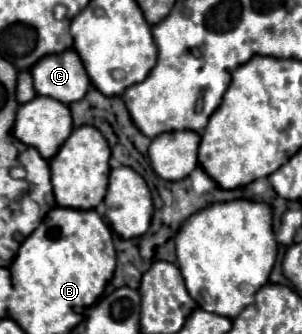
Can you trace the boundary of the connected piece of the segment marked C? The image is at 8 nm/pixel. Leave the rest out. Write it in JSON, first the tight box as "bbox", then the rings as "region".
{"bbox":[32,48,90,104],"region":[[[70,48],[62,54],[44,56],[32,66],[34,88],[40,96],[54,98],[62,104],[72,104],[84,98],[90,80],[80,56]]]}

